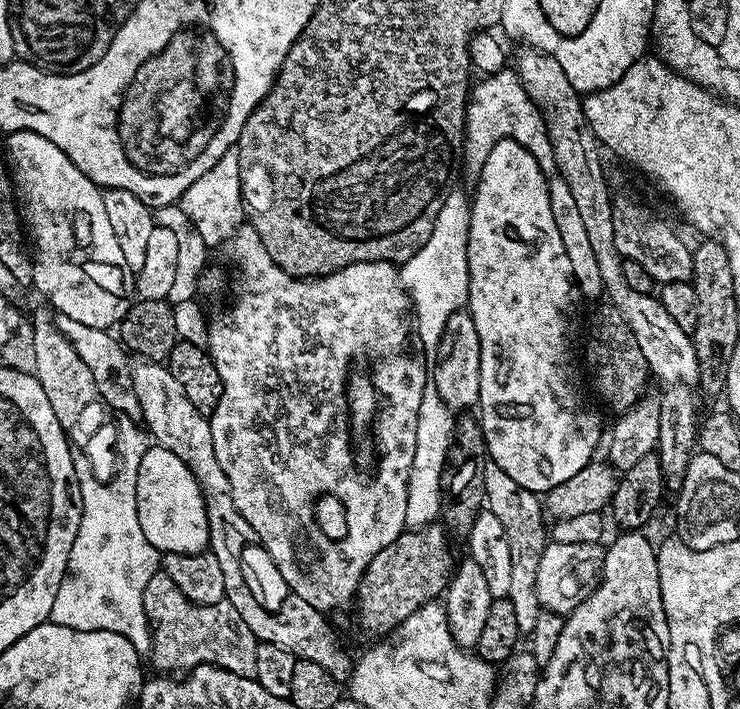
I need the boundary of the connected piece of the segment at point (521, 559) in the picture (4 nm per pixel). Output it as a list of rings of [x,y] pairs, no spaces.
[[[488,462],[484,498],[487,511],[494,513],[498,522],[502,522],[502,530],[506,530],[506,546],[510,546],[510,590],[506,599],[514,606],[520,633],[531,634],[534,622],[538,622],[538,614],[542,610],[536,593],[538,562],[544,547],[550,542],[550,532],[546,524],[544,528],[546,518],[542,513],[541,497],[526,490],[526,486],[518,486],[518,482],[514,482],[514,478],[510,478],[510,474],[502,470],[502,466]]]

